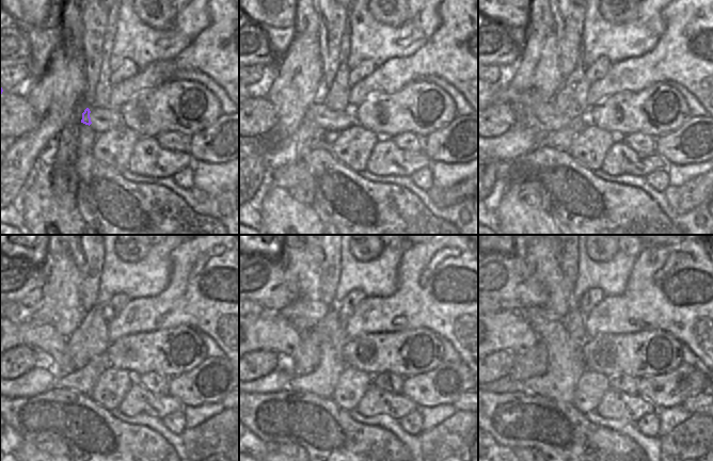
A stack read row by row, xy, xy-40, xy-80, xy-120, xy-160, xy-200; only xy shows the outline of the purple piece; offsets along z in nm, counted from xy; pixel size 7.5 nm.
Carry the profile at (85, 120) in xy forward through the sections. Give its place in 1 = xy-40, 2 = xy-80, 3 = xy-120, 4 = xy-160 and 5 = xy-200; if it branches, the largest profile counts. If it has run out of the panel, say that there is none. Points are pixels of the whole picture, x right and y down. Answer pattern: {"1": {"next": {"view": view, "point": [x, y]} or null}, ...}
{"1": {"next": {"view": "xy-40", "point": [317, 113]}}, "2": {"next": {"view": "xy-80", "point": [543, 115]}}, "3": {"next": {"view": "xy-120", "point": [42, 336]}}, "4": {"next": {"view": "xy-160", "point": [270, 332]}}, "5": {"next": {"view": "xy-200", "point": [506, 330]}}}

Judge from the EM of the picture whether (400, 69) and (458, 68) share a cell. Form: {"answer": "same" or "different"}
{"answer": "same"}

